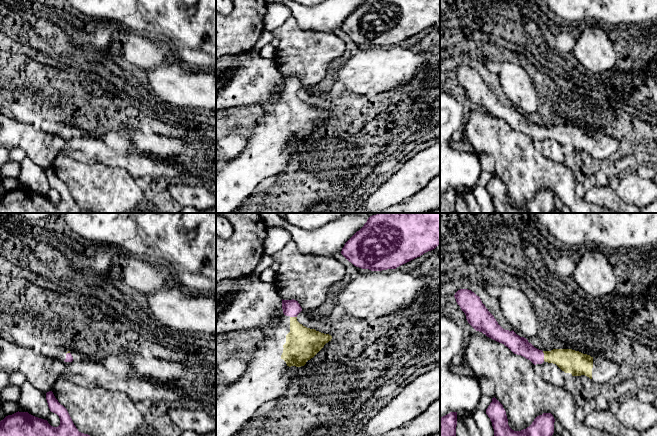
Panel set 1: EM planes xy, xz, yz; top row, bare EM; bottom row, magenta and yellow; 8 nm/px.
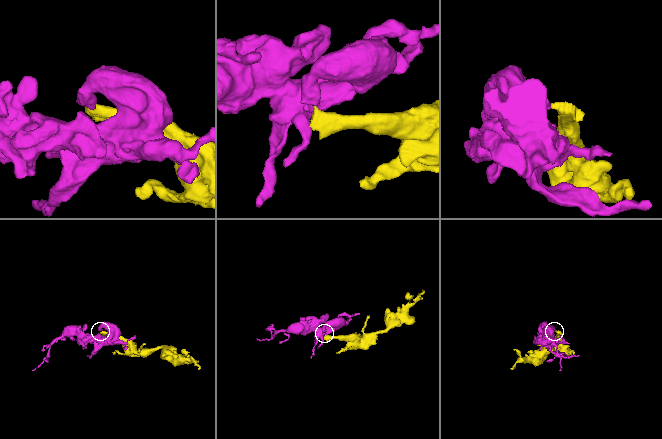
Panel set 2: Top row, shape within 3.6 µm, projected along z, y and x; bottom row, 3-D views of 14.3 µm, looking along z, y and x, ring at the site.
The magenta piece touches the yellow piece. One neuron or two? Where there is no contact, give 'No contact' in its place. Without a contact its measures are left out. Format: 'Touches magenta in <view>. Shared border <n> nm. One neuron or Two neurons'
Touches magenta in yz. Shared border 80 nm. One neuron

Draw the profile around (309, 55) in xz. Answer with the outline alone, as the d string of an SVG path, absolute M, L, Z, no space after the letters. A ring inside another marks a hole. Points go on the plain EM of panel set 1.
M293 16L271 33L279 39L272 58L277 68L283 76L296 76L303 87L315 85L330 74L334 60L342 56L346 47L344 41L334 33L301 29Z

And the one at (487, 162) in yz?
M475 152L473 154L476 154L478 156L483 172L490 174L495 173L495 161L490 155L485 153L477 154Z

